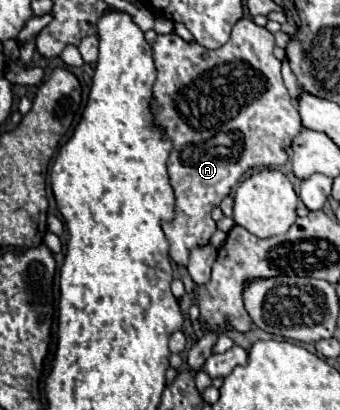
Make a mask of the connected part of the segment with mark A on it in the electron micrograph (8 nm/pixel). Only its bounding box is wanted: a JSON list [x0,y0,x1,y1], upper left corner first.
[150,18,302,266]

